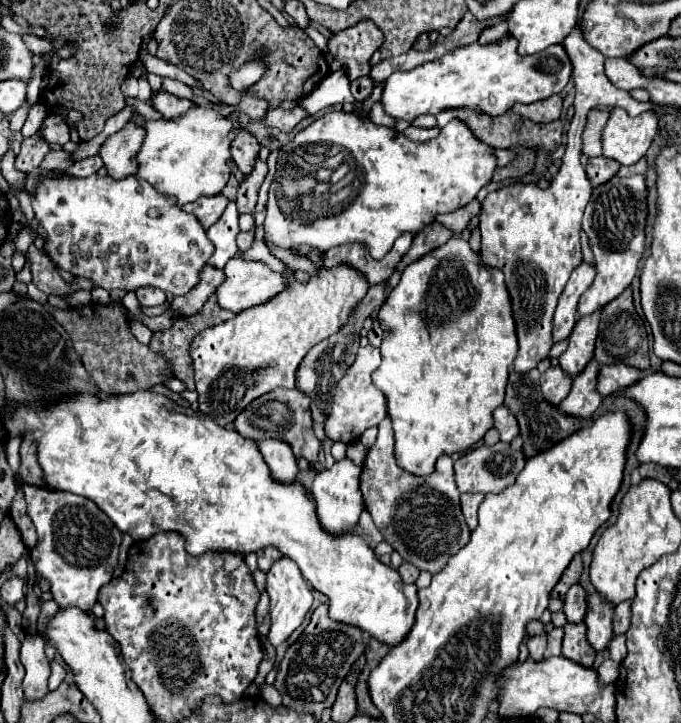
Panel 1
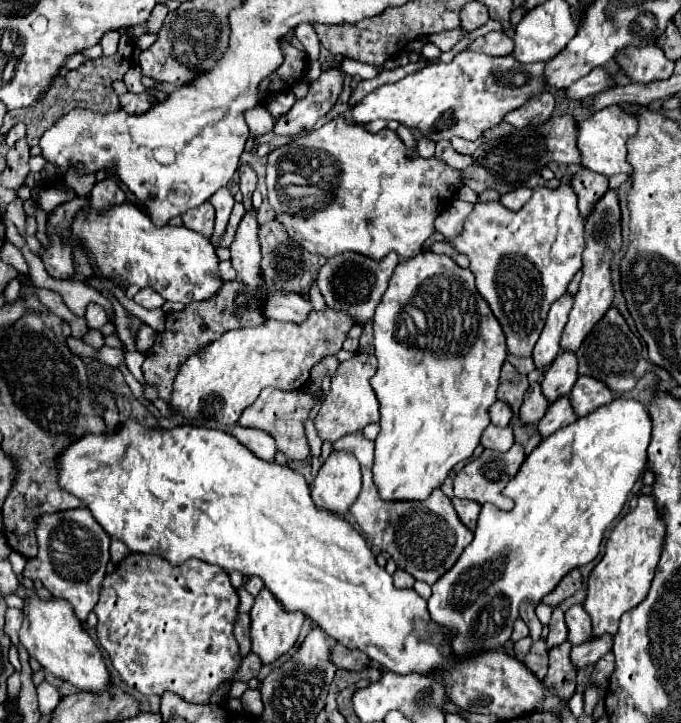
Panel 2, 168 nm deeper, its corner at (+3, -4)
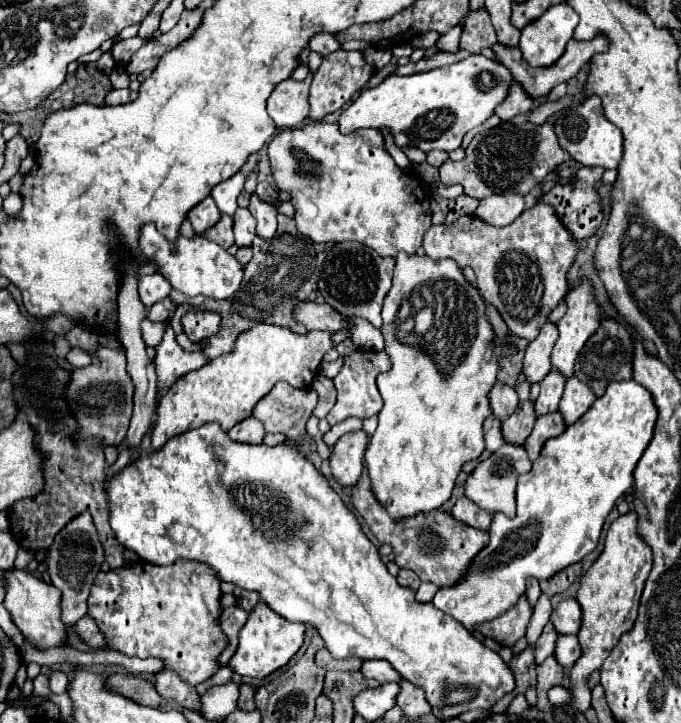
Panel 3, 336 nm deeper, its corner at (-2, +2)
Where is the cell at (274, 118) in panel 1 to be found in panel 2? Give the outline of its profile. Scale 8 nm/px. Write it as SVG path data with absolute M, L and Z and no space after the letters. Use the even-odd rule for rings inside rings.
M340 69L322 71L322 75L310 83L310 89L304 99L296 101L292 111L278 119L274 125L276 135L298 135L310 131L320 117L324 117L344 87L344 73Z

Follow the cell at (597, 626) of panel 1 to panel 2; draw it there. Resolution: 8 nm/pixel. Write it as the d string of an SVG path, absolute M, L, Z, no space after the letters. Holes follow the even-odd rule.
M572 605L564 613L564 621L566 621L566 627L568 627L568 641L572 645L592 641L592 623L590 623L590 617L586 615L582 605Z

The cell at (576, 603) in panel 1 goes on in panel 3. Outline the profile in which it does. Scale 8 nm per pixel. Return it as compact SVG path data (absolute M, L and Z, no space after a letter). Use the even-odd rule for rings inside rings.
M547 623L539 641L535 643L535 661L537 663L543 663L555 651L557 637L559 637L559 633L555 633L555 627L551 623Z

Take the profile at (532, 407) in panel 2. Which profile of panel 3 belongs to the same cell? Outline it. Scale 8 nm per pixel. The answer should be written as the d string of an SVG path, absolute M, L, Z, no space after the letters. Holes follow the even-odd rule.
M527 399L521 401L517 411L503 421L501 429L503 429L503 437L511 443L525 443L525 439L529 437L533 425L537 421L537 413L535 413L535 401Z

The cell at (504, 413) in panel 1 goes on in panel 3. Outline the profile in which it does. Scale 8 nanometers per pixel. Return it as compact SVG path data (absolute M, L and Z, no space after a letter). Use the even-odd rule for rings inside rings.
M497 383L491 393L489 393L489 403L491 403L491 411L497 419L505 421L519 405L519 397L515 393L513 387L509 385L503 385L503 383Z

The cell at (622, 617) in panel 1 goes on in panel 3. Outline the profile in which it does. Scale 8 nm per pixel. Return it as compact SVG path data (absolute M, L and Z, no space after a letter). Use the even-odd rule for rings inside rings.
M561 635L557 641L557 647L555 647L555 657L565 669L571 669L575 665L575 661L581 657L579 639L575 635Z

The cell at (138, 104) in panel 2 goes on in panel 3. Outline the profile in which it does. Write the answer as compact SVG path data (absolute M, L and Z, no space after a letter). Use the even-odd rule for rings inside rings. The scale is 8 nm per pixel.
M115 89L107 95L107 105L121 105L121 103L129 103L131 101L131 91L129 89Z

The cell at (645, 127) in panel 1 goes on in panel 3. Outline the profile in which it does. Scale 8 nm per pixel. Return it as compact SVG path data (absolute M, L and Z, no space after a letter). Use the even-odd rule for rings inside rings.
M589 97L585 103L579 103L573 109L563 111L555 121L555 131L561 147L581 165L603 167L603 169L619 167L619 161L623 157L623 133L619 127L607 121L599 97Z

